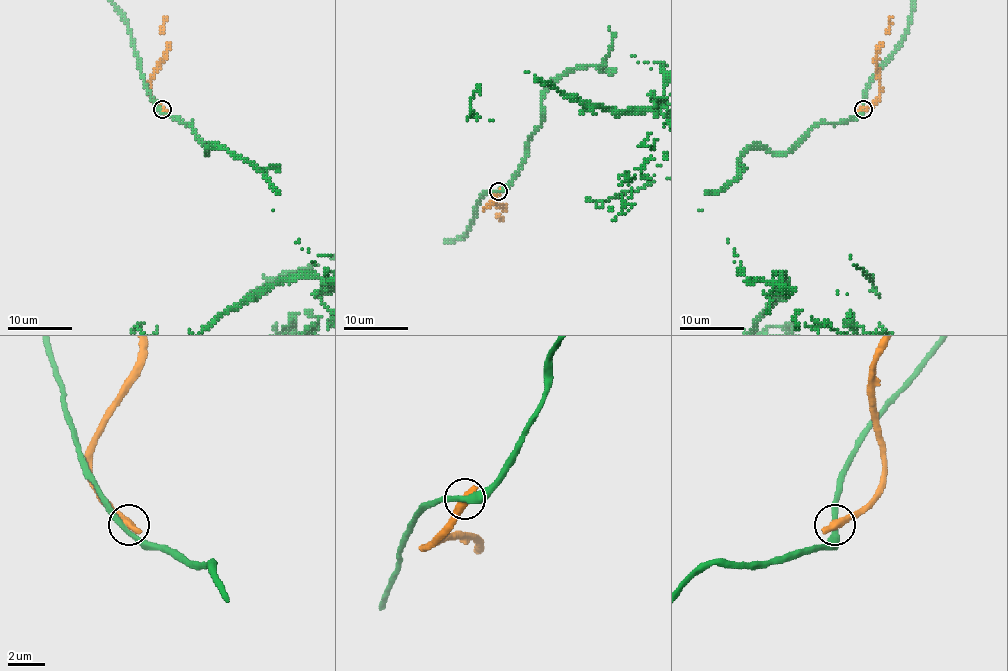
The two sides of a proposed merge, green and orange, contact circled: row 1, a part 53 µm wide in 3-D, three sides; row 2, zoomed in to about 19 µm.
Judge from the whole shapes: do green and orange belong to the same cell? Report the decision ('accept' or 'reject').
reject

